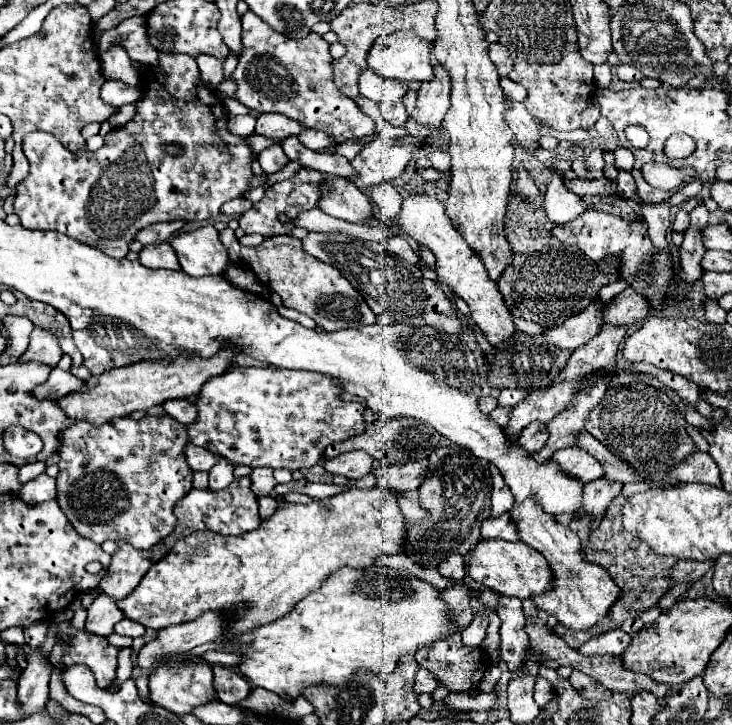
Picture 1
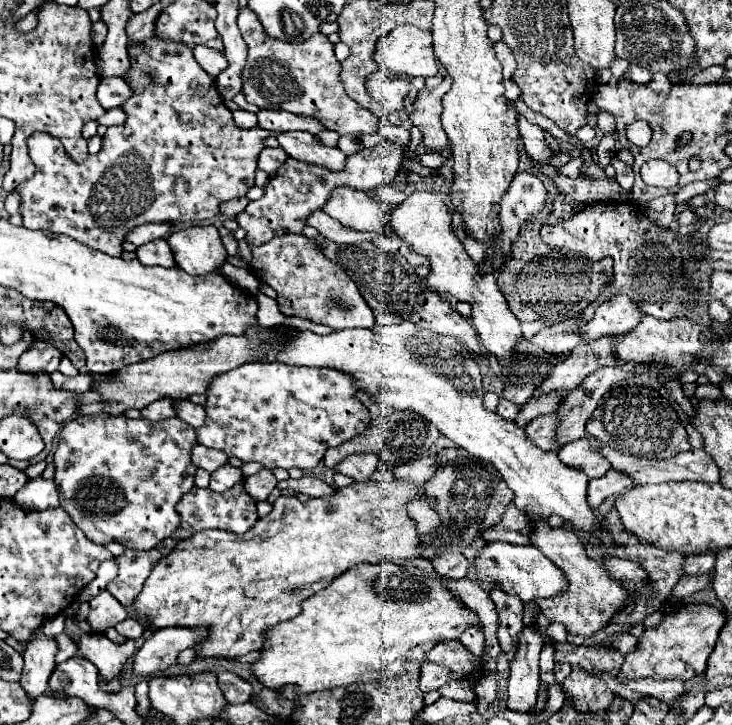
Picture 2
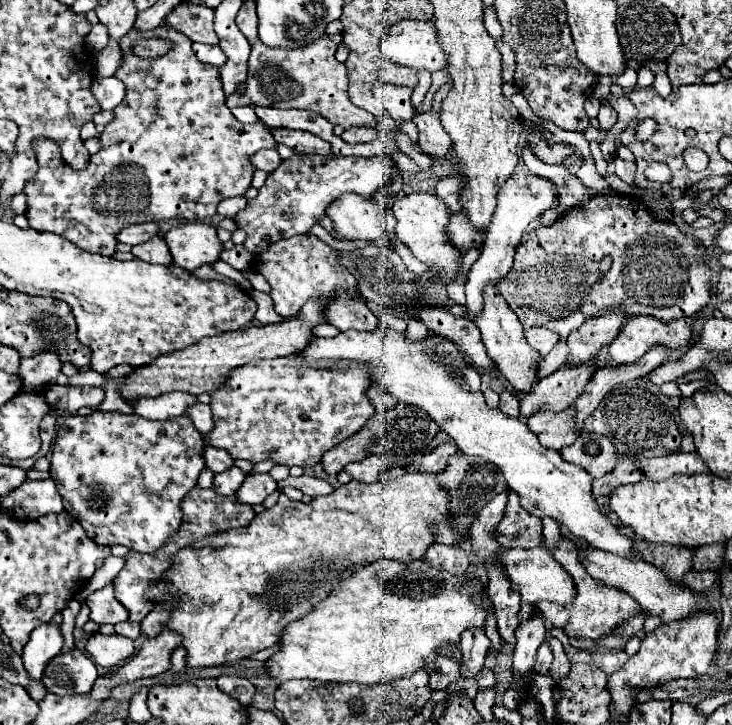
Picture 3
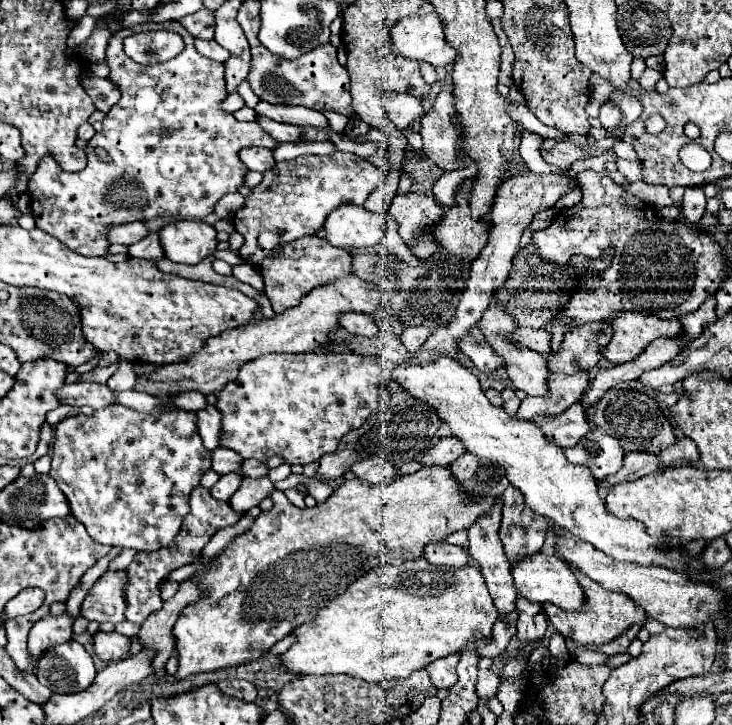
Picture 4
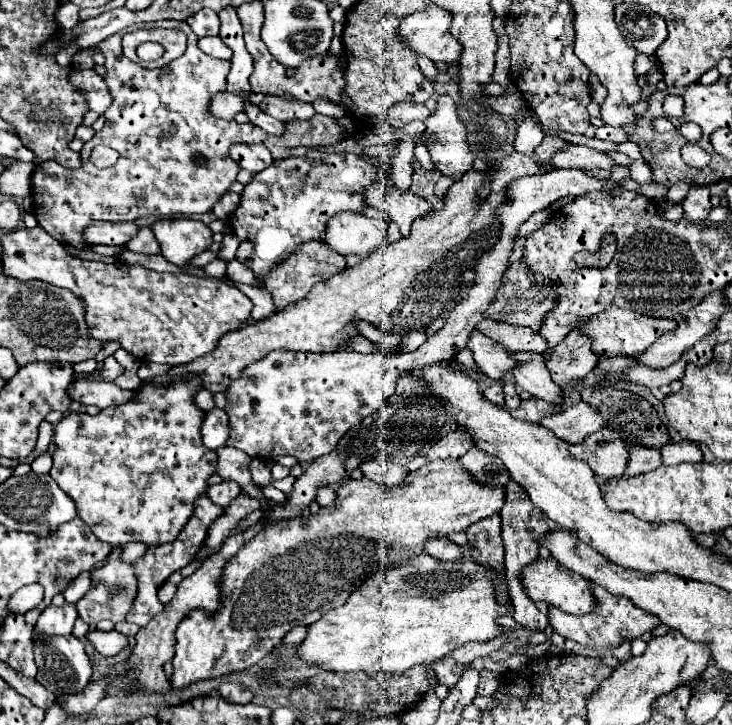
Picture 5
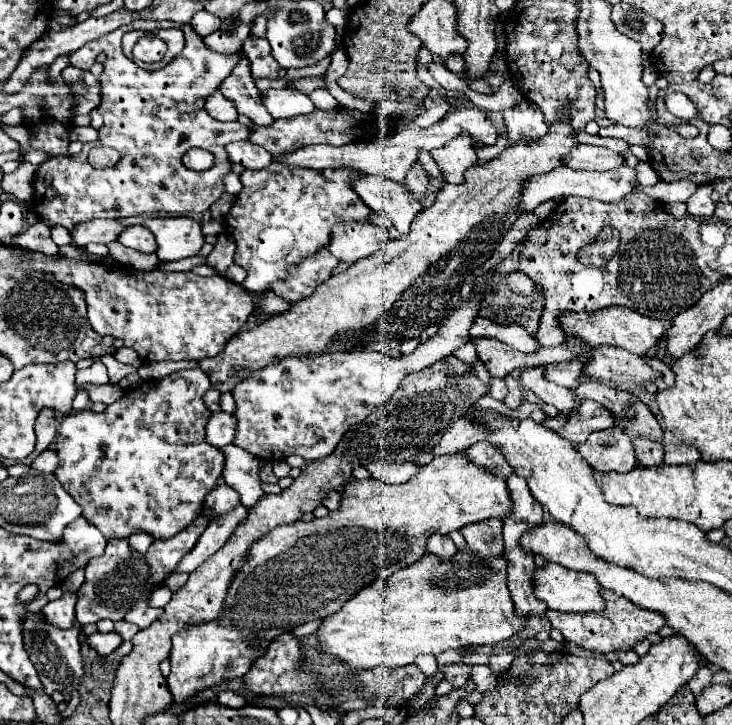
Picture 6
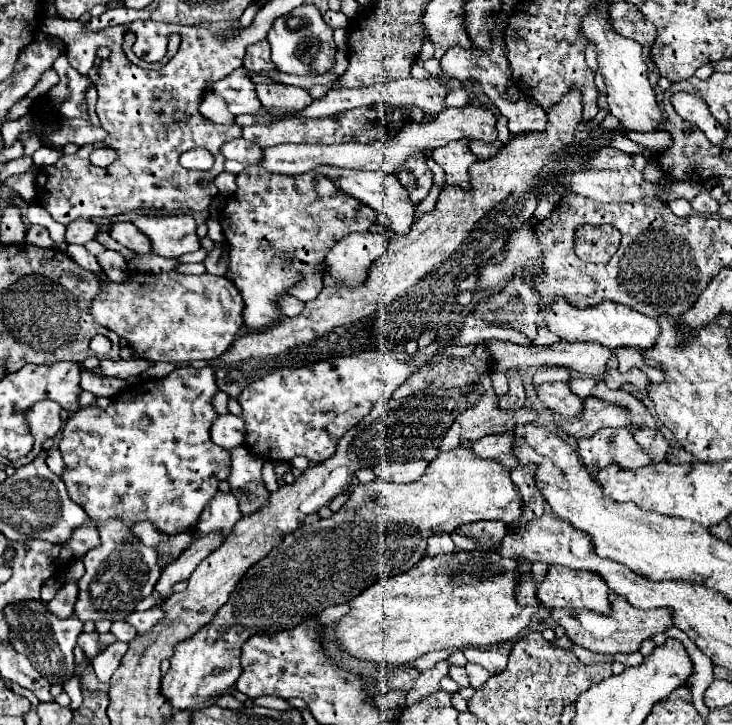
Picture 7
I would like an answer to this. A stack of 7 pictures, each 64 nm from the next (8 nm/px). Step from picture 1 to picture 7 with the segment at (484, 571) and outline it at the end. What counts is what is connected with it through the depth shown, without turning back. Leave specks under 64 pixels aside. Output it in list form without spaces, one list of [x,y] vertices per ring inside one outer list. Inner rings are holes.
[[[550,566],[548,576],[538,588],[538,598],[548,608],[588,608],[598,614],[610,614],[610,588],[596,572]]]

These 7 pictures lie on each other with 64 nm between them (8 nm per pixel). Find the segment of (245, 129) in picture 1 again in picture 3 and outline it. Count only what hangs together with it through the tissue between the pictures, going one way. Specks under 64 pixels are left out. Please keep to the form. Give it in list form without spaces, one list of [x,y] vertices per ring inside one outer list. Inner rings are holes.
[[[250,106],[234,108],[231,111],[236,119],[242,123],[254,123],[259,120],[254,111],[254,108]]]

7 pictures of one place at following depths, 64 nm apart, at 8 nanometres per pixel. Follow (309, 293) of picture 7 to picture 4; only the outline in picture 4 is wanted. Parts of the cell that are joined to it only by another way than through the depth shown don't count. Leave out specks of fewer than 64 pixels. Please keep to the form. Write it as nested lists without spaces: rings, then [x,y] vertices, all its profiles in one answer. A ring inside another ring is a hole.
[[[310,236],[290,242],[286,248],[282,248],[280,254],[266,258],[260,266],[260,272],[266,284],[264,292],[272,304],[272,310],[278,314],[286,308],[296,306],[312,288],[328,284],[334,278],[342,278],[348,272],[352,272],[352,258],[348,252],[334,248],[328,240],[320,236]]]

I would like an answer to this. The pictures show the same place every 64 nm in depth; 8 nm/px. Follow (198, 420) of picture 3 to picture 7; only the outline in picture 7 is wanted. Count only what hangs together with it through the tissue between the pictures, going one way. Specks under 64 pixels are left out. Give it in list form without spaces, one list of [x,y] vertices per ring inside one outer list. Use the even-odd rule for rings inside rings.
[[[218,416],[210,428],[212,442],[222,446],[224,450],[234,450],[238,446],[246,446],[246,424],[242,416]]]

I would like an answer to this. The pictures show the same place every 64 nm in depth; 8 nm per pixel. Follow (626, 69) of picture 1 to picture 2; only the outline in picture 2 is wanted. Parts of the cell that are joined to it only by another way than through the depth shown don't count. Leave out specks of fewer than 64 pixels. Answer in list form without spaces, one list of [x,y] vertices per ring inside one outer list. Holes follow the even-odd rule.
[[[630,68],[624,76],[630,78],[632,82],[638,82],[638,84],[644,84],[644,86],[652,80],[652,72],[648,68]]]

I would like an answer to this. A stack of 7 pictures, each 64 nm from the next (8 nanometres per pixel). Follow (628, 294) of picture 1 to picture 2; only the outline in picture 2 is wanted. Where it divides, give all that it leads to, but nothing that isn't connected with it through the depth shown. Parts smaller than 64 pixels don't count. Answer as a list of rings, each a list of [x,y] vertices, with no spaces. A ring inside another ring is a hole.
[[[614,296],[612,300],[600,304],[596,308],[594,318],[582,326],[582,340],[598,340],[598,338],[620,338],[640,322],[644,314],[632,306],[632,298]]]

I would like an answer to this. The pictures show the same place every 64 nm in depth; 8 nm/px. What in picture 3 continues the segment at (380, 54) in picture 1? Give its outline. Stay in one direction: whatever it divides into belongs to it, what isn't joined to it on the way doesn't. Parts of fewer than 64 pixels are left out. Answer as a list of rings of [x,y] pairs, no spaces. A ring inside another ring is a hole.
[[[400,20],[392,26],[384,40],[384,54],[392,62],[400,62],[414,70],[442,70],[448,54],[442,50],[432,20]]]

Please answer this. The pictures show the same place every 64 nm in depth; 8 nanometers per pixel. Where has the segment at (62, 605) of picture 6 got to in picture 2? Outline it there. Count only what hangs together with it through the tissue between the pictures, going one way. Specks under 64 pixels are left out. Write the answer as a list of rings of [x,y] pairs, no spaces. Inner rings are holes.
[[[36,634],[34,640],[26,644],[24,650],[24,672],[20,678],[20,684],[28,692],[28,696],[34,700],[38,694],[44,694],[48,690],[48,674],[52,672],[52,666],[56,664],[58,642],[46,634]]]

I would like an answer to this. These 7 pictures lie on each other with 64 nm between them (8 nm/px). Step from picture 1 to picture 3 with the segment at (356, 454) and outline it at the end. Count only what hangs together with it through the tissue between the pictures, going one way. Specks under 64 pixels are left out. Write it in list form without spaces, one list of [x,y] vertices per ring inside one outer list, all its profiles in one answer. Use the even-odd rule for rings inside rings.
[[[376,454],[346,466],[346,472],[350,472],[352,478],[360,480],[360,482],[378,482],[386,470],[388,470],[386,462]]]

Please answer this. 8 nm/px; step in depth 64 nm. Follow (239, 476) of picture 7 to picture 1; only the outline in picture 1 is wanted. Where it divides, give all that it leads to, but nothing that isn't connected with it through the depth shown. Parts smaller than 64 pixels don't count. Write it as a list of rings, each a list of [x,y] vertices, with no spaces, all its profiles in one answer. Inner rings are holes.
[[[188,444],[186,446],[186,460],[188,460],[188,466],[192,470],[210,470],[222,456],[218,454],[212,454],[210,450],[204,450],[200,446],[194,446],[194,444]]]

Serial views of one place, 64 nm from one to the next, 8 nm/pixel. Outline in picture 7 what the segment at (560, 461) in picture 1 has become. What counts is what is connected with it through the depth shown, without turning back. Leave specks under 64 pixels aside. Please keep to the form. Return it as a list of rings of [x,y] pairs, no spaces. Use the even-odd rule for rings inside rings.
[[[604,428],[590,438],[580,438],[578,454],[590,468],[604,468],[610,462],[626,470],[652,464],[650,454],[640,448],[628,428]]]

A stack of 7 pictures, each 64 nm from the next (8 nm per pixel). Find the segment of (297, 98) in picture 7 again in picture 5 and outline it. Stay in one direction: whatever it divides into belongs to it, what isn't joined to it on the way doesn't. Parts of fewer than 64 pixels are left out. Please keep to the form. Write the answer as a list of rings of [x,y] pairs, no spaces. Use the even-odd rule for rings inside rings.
[[[266,94],[266,98],[260,102],[260,108],[274,116],[276,120],[296,120],[296,118],[312,118],[314,114],[314,106],[310,102],[302,102],[302,100],[288,100],[288,98],[282,98],[282,96],[272,96],[272,94]]]

